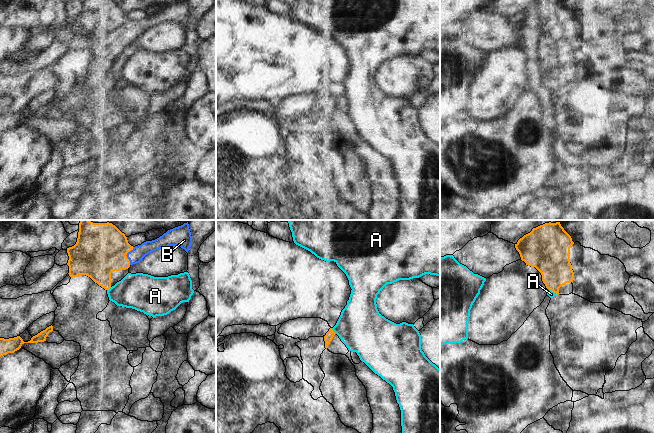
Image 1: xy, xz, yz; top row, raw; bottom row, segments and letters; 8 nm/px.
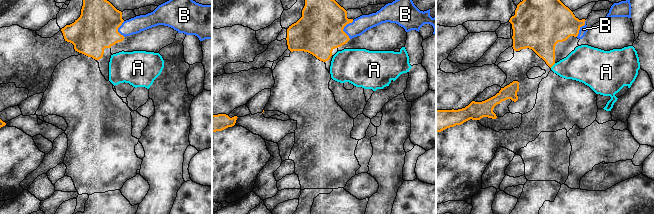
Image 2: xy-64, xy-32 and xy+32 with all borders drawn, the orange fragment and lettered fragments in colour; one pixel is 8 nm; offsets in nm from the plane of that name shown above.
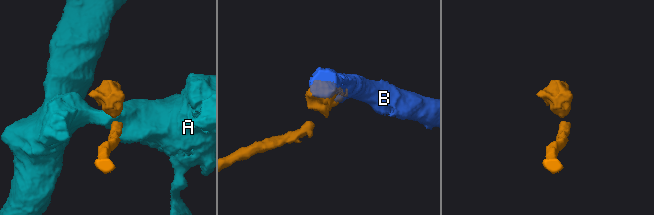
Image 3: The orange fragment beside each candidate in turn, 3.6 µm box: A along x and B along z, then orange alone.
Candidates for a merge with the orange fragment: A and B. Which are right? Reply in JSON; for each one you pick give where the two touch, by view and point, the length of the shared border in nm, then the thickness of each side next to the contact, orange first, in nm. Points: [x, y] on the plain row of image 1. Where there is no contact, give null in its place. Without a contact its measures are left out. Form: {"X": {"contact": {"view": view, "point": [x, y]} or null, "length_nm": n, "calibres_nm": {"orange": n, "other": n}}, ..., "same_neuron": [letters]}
{"B": {"contact": {"view": "xy", "point": [126, 30]}, "length_nm": 150, "calibres_nm": {"orange": 400, "other": 110}}, "same_neuron": ["B"]}

